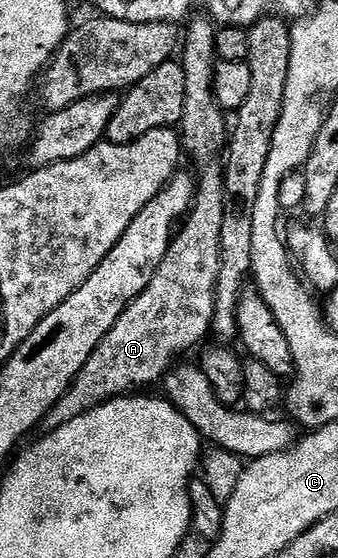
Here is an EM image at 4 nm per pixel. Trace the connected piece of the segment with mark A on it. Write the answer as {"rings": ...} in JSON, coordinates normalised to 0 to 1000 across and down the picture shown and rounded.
{"rings":[[[621,36],[574,38],[550,47],[553,59],[547,52],[536,66],[547,199],[530,215],[524,237],[536,247],[538,272],[550,280],[556,274],[577,294],[577,360],[565,366],[562,382],[509,423],[500,450],[488,464],[476,464],[464,493],[453,493],[453,507],[441,507],[441,514],[429,514],[429,522],[417,522],[399,541],[355,565],[322,600],[311,600],[275,636],[263,636],[263,651],[251,651],[246,663],[225,672],[198,706],[139,742],[133,762],[142,771],[204,758],[204,751],[228,751],[228,744],[331,719],[337,711],[432,699],[423,695],[456,683],[479,685],[497,663],[521,652],[515,647],[574,618],[598,620],[624,597],[654,471],[663,297],[654,283],[678,251],[678,217],[660,211],[669,210],[666,197],[636,176],[639,47]]]}

